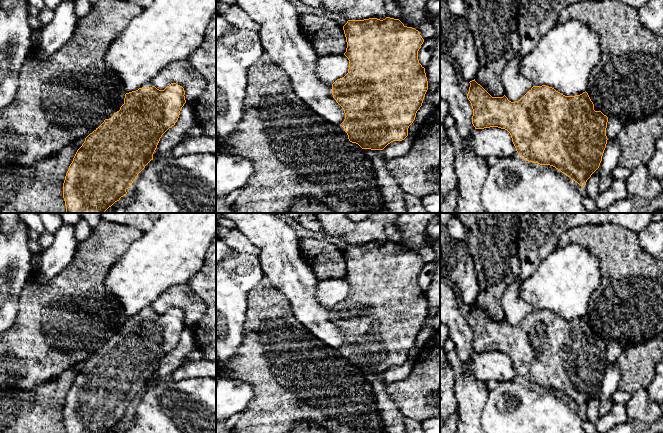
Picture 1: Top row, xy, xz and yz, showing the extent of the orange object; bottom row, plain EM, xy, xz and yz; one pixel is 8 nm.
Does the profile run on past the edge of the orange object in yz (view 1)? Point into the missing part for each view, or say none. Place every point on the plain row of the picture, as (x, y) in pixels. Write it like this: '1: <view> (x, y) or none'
1: none

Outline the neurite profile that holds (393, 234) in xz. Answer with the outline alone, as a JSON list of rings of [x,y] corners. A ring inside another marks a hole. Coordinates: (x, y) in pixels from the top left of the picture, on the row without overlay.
[[[388,224],[385,227],[387,241],[400,243],[403,240],[401,232],[393,224]]]

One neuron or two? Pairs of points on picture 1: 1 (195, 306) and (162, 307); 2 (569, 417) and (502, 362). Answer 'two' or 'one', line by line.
1: one
2: two

